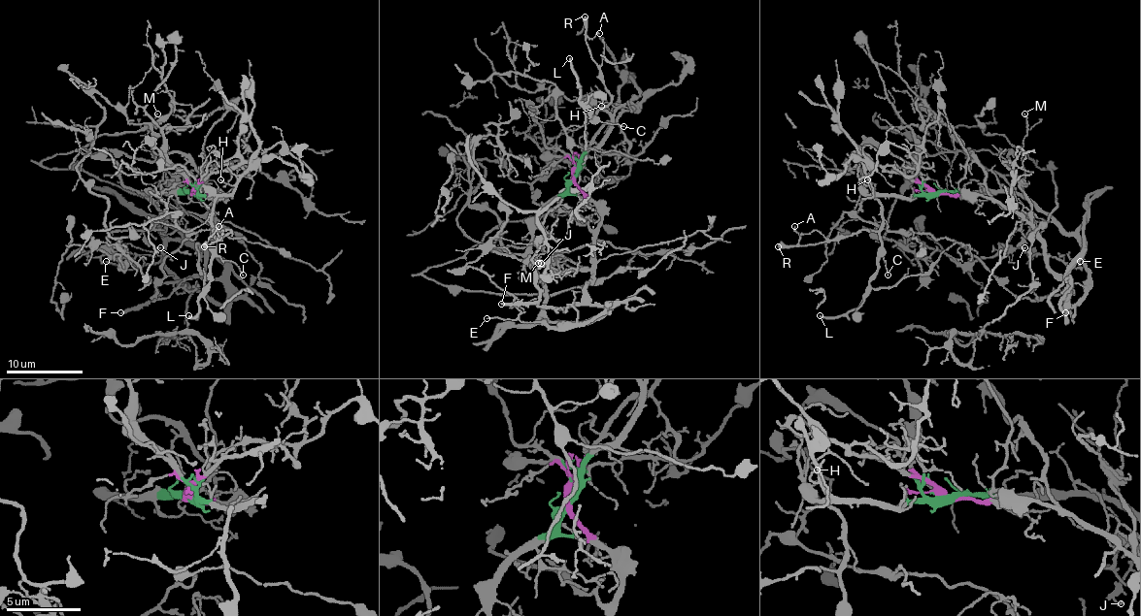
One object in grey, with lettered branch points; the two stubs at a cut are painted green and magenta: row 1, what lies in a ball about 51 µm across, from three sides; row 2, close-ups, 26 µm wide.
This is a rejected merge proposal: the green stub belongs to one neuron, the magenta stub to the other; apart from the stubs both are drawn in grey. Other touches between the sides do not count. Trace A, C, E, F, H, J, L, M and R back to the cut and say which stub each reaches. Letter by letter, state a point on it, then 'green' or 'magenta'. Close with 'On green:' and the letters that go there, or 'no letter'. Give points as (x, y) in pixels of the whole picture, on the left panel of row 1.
A: (218, 226) | green
C: (243, 275) | green
E: (106, 261) | green
F: (120, 312) | magenta
H: (220, 179) | green
J: (160, 247) | green
L: (188, 315) | green
M: (157, 113) | magenta
R: (204, 246) | green
On green: A, C, E, H, J, L, R

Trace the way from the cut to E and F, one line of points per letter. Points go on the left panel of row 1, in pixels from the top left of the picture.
E: (193, 193), (148, 195), (162, 212), (162, 256), (152, 264), (132, 270), (105, 262)
F: (193, 193), (219, 195), (214, 210), (213, 241), (205, 272), (180, 280), (166, 280), (151, 300), (120, 313)

